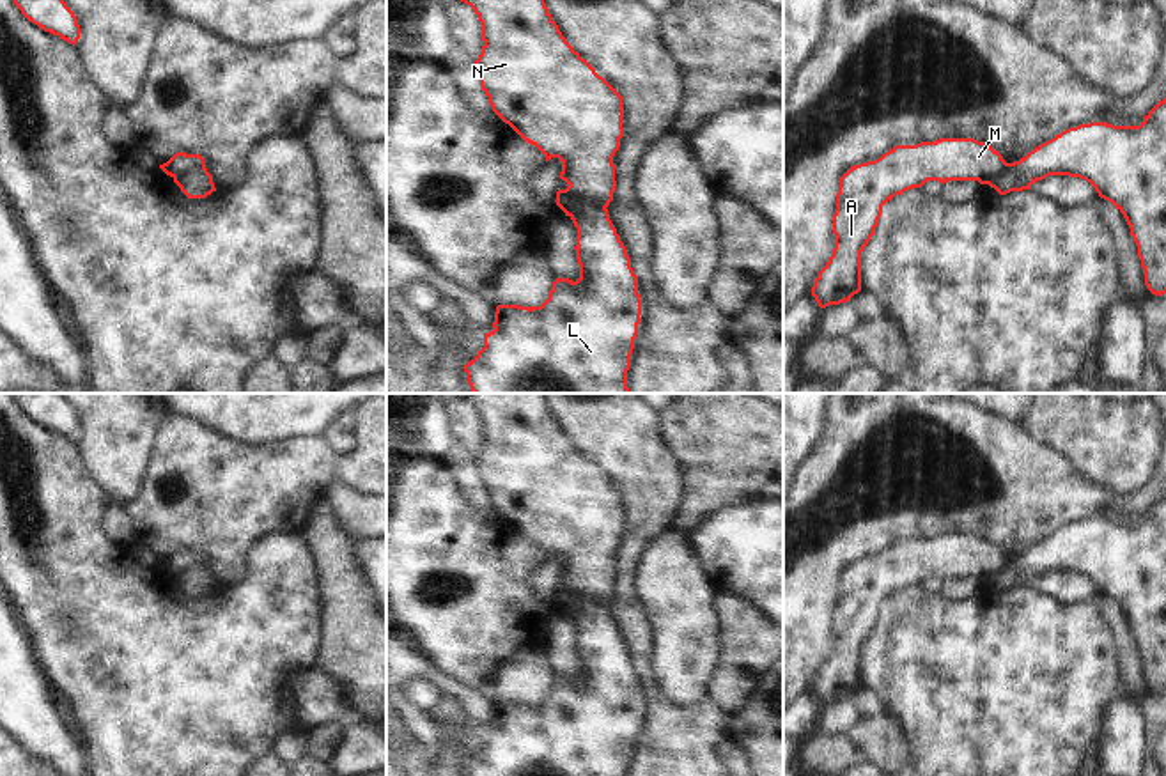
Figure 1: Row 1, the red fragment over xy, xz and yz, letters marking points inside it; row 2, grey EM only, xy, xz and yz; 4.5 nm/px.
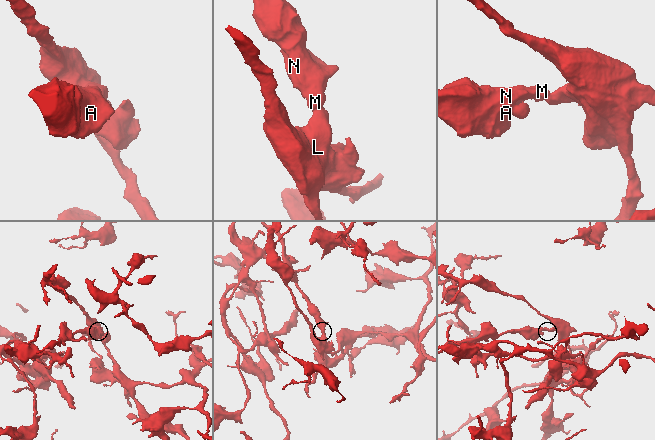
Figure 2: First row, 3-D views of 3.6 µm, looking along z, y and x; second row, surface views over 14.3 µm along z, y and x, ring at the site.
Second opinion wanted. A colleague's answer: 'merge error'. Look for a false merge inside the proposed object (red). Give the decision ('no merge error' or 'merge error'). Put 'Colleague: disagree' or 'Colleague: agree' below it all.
merge error
Colleague: agree

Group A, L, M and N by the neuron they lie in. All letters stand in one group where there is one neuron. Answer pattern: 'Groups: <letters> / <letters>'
Groups: A M N / L

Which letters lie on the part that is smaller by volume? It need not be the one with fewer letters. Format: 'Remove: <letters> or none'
Remove: A, M, N

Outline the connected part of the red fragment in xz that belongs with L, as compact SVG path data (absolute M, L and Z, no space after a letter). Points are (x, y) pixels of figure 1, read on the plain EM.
M583 604L571 617L578 625L579 675L556 675L540 703L498 702L494 726L484 730L484 744L464 762L466 776L627 776L641 712L638 675L606 604Z

